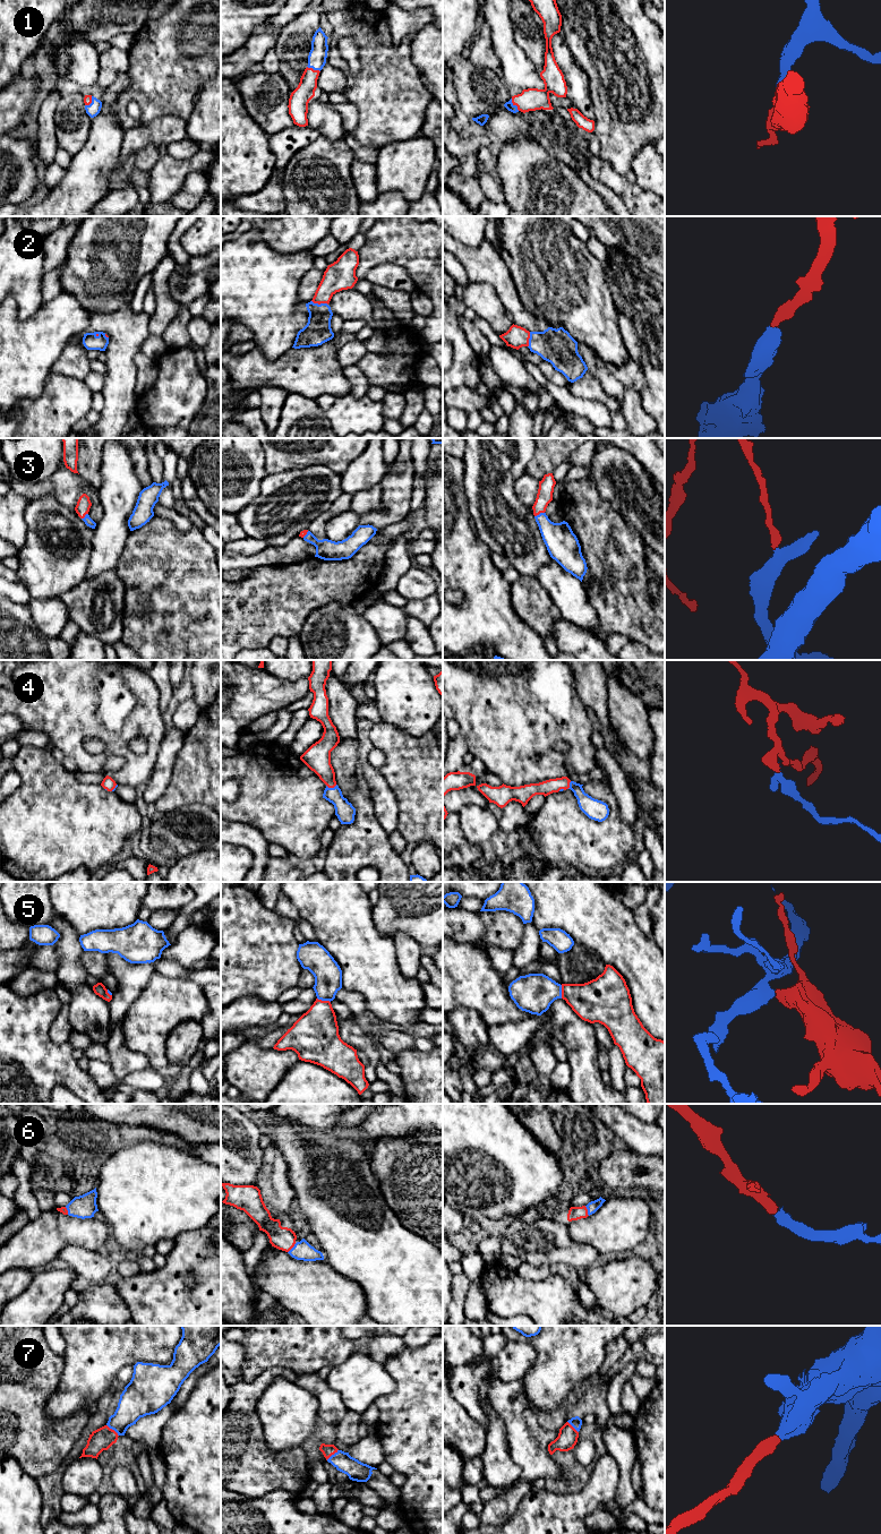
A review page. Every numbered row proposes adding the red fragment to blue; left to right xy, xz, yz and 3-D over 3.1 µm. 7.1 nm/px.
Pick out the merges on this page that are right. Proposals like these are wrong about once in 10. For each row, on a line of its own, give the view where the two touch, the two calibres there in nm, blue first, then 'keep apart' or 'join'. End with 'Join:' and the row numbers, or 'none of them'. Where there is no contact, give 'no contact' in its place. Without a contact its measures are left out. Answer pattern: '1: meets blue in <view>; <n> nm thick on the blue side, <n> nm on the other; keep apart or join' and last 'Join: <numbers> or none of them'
1: meets blue in yz; 60 nm thick on the blue side, 160 nm on the other; join
2: meets blue in xz; 190 nm thick on the blue side, 200 nm on the other; join
3: meets blue in yz; 220 nm thick on the blue side, 110 nm on the other; join
4: meets blue in xz; 140 nm thick on the blue side, 190 nm on the other; join
5: meets blue in xz; 200 nm thick on the blue side, 320 nm on the other; join
6: meets blue in yz; 80 nm thick on the blue side, 100 nm on the other; join
7: meets blue in xy; 240 nm thick on the blue side, 160 nm on the other; join
Join: 1, 2, 3, 4, 5, 6, 7

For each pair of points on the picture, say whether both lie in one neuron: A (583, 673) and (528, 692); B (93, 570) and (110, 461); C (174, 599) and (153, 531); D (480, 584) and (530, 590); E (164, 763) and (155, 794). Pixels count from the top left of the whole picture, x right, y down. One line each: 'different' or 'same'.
A: different
B: same
C: same
D: different
E: same

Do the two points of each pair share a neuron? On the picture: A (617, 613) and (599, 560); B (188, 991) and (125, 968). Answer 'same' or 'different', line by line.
A: same
B: different

